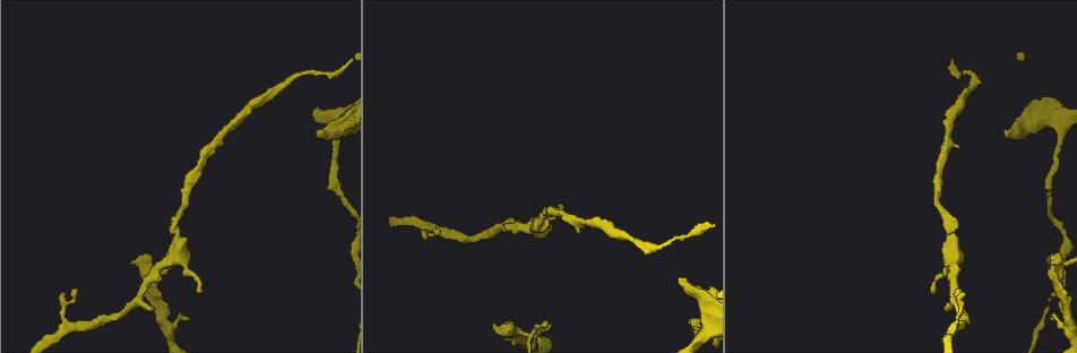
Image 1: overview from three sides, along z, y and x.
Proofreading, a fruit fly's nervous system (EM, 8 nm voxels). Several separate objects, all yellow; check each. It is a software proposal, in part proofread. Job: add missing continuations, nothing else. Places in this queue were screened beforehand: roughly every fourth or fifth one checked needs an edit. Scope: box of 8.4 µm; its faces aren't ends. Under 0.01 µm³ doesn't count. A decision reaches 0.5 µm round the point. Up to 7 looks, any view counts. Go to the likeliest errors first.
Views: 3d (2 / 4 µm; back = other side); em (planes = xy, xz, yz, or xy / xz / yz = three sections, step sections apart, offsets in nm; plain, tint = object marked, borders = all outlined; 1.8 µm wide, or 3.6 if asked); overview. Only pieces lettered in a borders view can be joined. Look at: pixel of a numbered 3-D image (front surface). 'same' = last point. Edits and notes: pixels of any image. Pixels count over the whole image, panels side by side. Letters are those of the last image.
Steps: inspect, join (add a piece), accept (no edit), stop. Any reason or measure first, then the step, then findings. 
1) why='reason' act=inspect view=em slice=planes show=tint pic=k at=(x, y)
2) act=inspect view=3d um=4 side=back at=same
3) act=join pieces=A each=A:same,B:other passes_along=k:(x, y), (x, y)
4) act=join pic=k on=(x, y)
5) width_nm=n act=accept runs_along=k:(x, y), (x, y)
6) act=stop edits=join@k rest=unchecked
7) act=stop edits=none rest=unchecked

why='an open end' act=inspect view=3d um=2 pic=1 at=(130, 262)

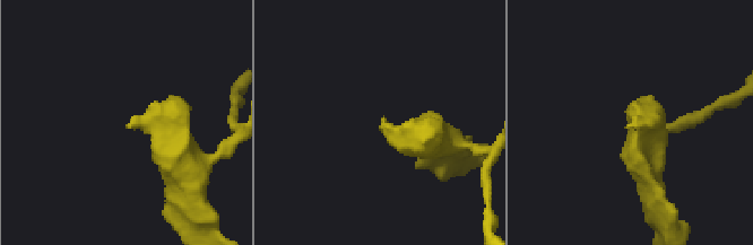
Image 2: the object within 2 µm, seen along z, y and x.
act=inspect view=em slice=planes show=borders pic=2 at=(627, 126)

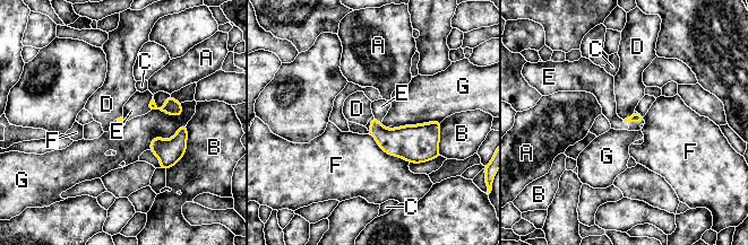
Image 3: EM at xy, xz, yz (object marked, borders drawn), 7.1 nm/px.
act=join pieces=E each=A:other,B:other,C:other,D:other,E:same,F:other,G:other found='it goes on there'

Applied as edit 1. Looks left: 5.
act=inspect view=em um=3.6 slice=planes show=borders pic=1 at=(1053, 317)

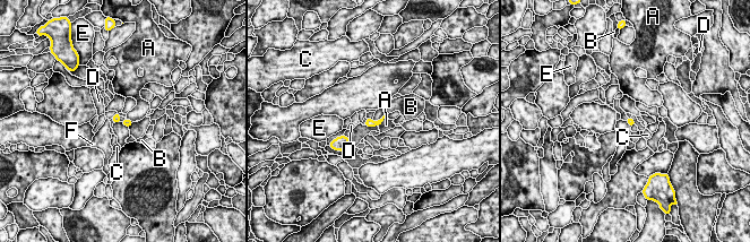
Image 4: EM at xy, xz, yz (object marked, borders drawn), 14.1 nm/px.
act=accept each=A:other,B:other,C:other,D:other,E:other,F:other border=4:(385, 117), (379, 126) found='none of them fits'

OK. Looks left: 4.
why='calibre changes' act=inspect view=3d um=2 pic=1 at=(694, 294)

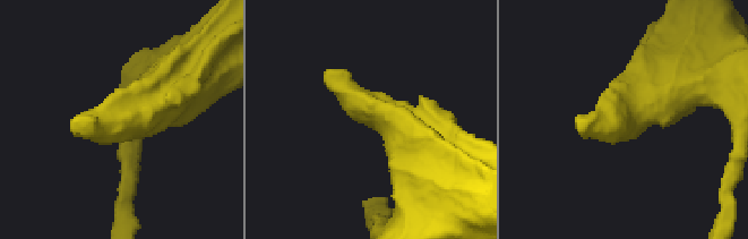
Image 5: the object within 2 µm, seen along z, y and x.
why='shape alone is not enough' act=inspect view=em slice=planes show=borders pic=5 at=(370, 113)

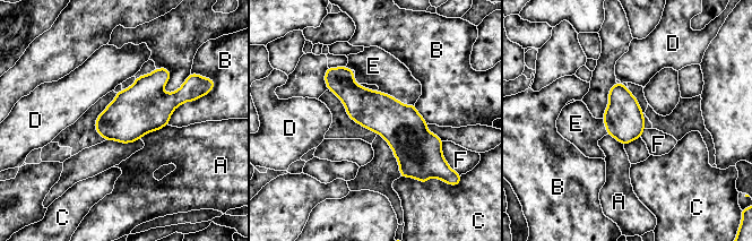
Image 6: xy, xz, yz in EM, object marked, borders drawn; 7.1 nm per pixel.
act=join pieces=E each=A:other,B:other,C:other,D:other,E:same,F:other passes_along=6:(405, 130), (395, 99), (380, 68) found='it goes on there'

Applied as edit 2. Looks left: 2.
act=stop edits=join@3,join@6 rest=unchecked

